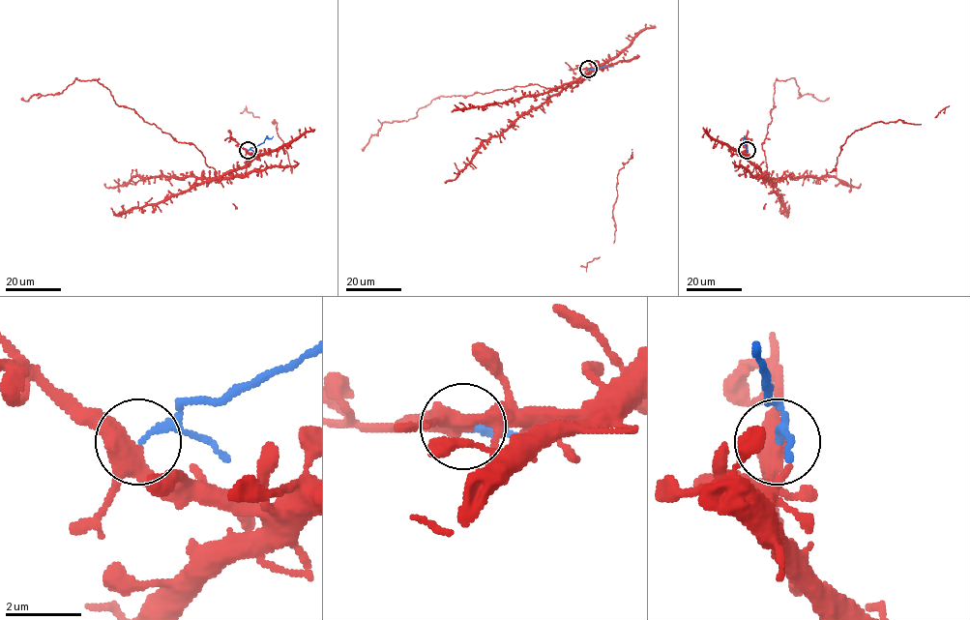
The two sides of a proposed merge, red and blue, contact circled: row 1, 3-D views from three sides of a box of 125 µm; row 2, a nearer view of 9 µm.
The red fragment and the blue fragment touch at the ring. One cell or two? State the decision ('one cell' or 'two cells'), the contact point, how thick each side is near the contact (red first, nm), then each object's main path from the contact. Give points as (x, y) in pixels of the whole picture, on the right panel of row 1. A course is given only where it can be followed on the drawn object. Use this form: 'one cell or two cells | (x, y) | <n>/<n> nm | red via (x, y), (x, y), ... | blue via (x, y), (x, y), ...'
two cells | (747, 150) | 400/170 nm | red via (747, 151), (764, 176), (762, 145), (777, 80), (793, 77), (800, 96), (829, 98) | blue via (747, 151), (745, 135)

